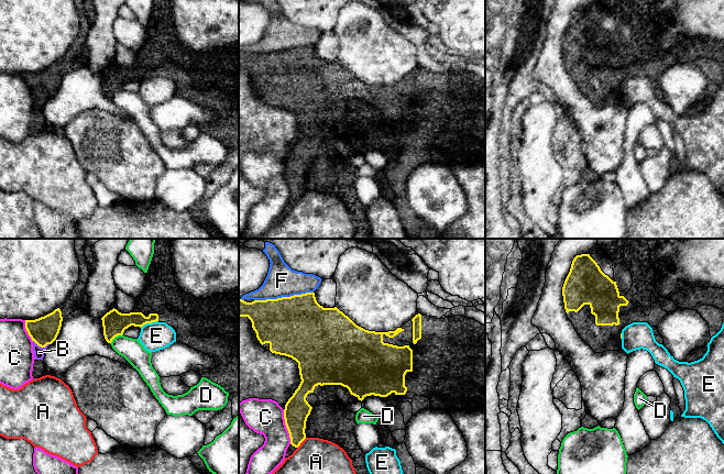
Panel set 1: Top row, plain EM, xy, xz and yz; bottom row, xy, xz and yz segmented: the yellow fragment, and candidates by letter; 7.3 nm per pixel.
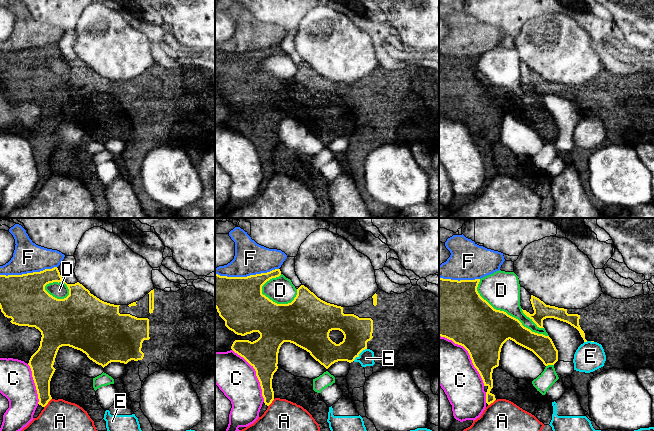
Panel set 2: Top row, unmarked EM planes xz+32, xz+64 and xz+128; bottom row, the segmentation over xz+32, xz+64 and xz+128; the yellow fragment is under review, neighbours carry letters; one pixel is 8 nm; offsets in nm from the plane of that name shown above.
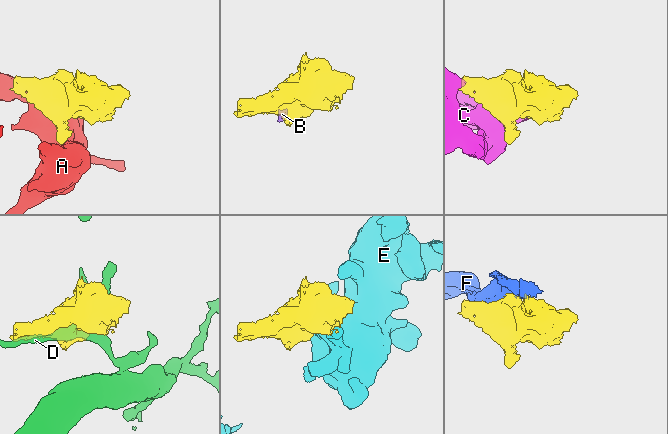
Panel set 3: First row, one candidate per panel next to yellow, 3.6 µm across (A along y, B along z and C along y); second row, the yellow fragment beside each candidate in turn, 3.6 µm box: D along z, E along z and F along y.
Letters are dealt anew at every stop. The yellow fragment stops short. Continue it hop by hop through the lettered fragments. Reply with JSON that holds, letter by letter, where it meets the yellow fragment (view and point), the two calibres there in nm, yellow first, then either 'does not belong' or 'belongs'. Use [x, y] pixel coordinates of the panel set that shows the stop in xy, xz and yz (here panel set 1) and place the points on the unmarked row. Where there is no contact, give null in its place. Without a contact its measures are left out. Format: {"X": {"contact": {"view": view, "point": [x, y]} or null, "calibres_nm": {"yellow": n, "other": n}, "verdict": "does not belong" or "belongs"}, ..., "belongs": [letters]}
{"A": {"contact": {"view": "xz", "point": [300, 196]}, "calibres_nm": {"yellow": 190, "other": 460}, "verdict": "does not belong"}, "B": {"contact": {"view": "xy", "point": [41, 100]}, "calibres_nm": {"yellow": 200, "other": 80}, "verdict": "belongs"}, "C": {"contact": {"view": "xz", "point": [286, 180]}, "calibres_nm": {"yellow": 190, "other": 260}, "verdict": "does not belong"}, "D": {"contact": {"view": "xy", "point": [116, 89]}, "calibres_nm": {"yellow": 170, "other": 160}, "verdict": "does not belong"}, "E": {"contact": {"view": "xy", "point": [149, 76]}, "calibres_nm": {"yellow": 170, "other": 200}, "verdict": "does not belong"}, "F": {"contact": {"view": "xz", "point": [283, 51]}, "calibres_nm": {"yellow": 460, "other": 220}, "verdict": "does not belong"}, "belongs": ["B"]}

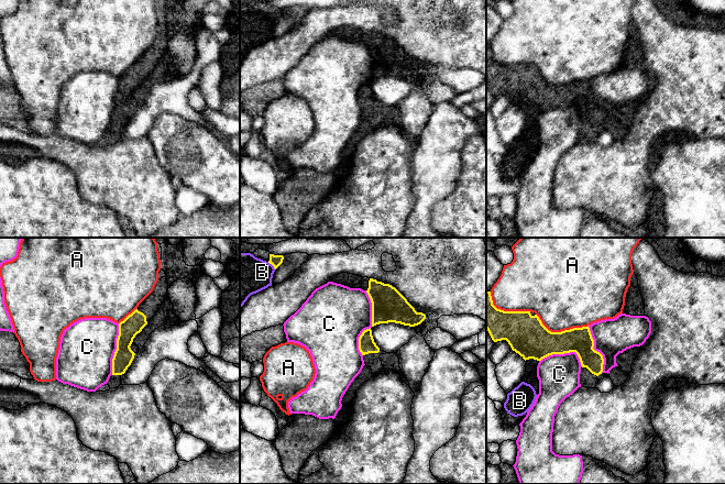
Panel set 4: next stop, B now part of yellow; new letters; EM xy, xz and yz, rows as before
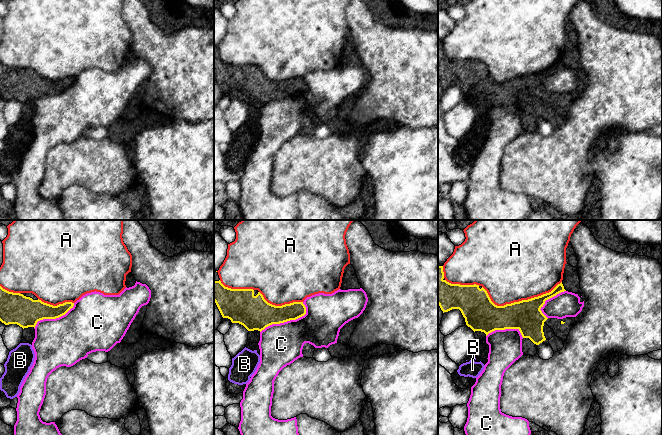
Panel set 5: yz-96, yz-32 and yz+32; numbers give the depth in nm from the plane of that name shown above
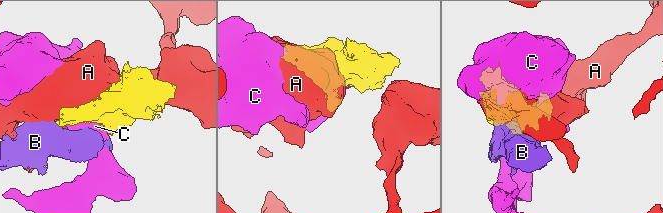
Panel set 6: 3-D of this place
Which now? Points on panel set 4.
{"A": {"contact": {"view": "yz", "point": [561, 85]}, "calibres_nm": {"yellow": 280, "other": 460}, "verdict": "does not belong"}, "B": {"contact": {"view": "xz", "point": [272, 18]}, "calibres_nm": {"yellow": 80, "other": 320}, "verdict": "belongs"}, "C": {"contact": {"view": "xz", "point": [372, 78]}, "calibres_nm": {"yellow": 240, "other": 420}, "verdict": "does not belong"}, "belongs": ["B"]}

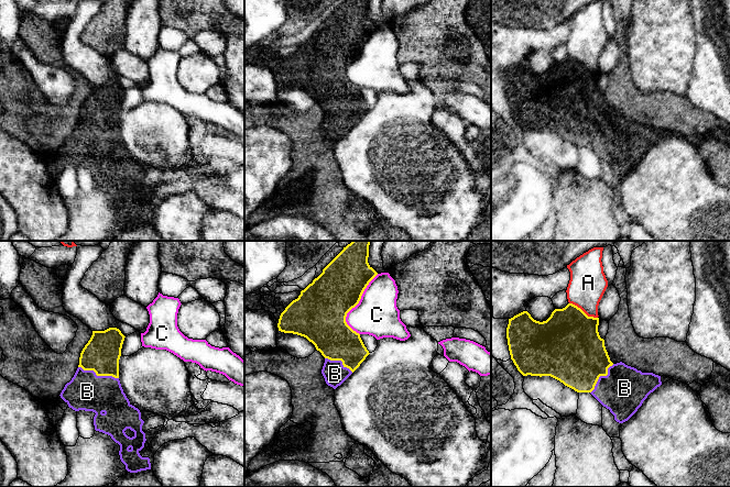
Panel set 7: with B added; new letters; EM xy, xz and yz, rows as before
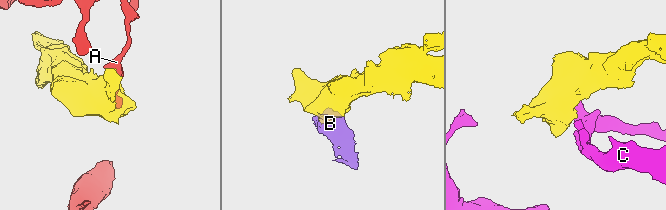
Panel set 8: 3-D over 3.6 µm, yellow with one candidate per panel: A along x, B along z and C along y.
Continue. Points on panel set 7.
{"A": {"contact": {"view": "yz", "point": [583, 65]}, "calibres_nm": {"yellow": 460, "other": 260}, "verdict": "does not belong"}, "B": {"contact": {"view": "xy", "point": [98, 129]}, "calibres_nm": {"yellow": 260, "other": 280}, "verdict": "belongs"}, "C": {"contact": {"view": "xz", "point": [356, 58]}, "calibres_nm": {"yellow": 380, "other": 320}, "verdict": "does not belong"}, "belongs": ["B"]}

